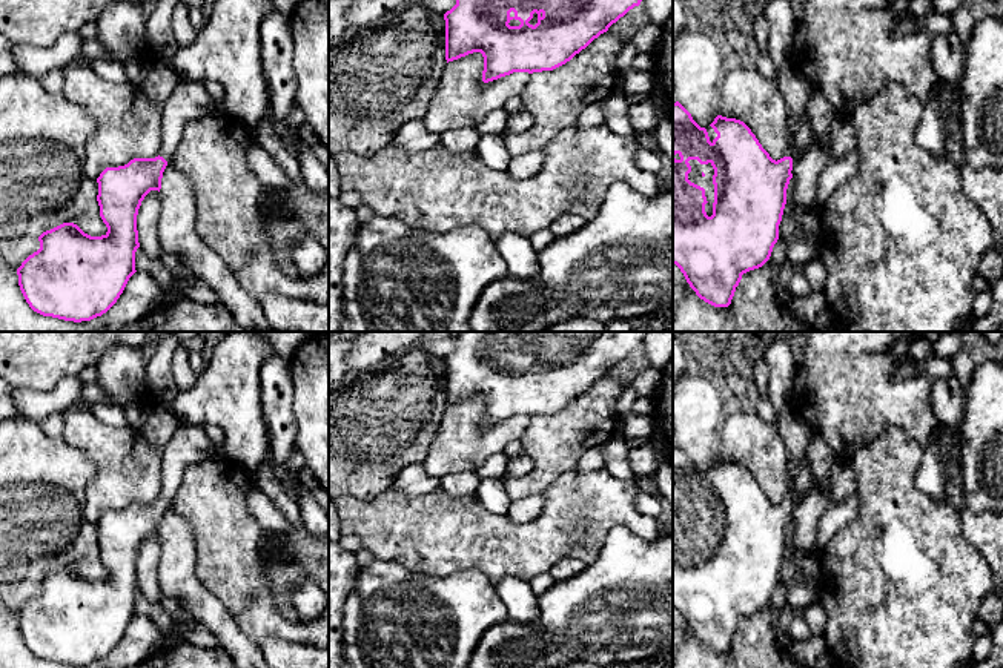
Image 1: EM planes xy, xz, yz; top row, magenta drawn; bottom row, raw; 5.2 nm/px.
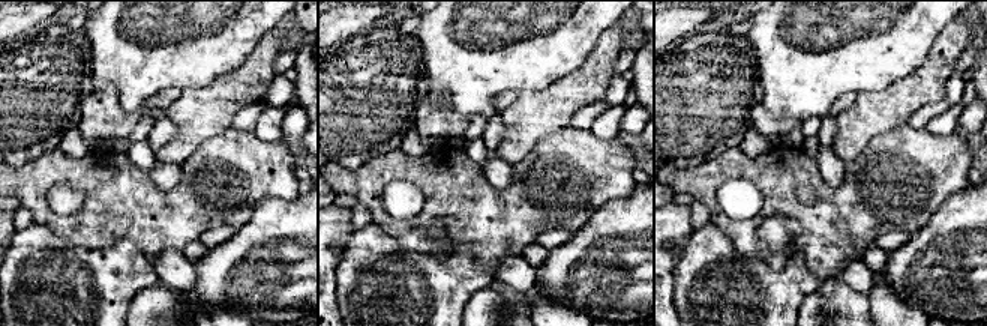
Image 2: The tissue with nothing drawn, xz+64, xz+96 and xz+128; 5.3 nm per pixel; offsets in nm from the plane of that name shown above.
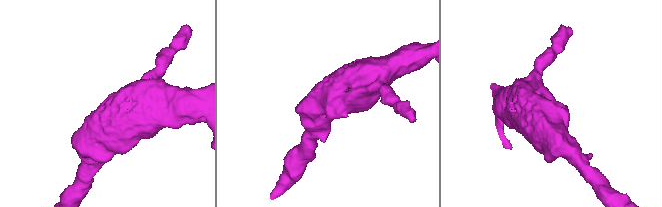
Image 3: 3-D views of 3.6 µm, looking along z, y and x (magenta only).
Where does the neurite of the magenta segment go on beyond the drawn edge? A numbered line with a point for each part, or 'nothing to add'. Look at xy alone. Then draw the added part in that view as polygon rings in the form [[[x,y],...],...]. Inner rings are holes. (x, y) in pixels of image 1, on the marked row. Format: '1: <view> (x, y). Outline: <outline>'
1: xy (189, 99). Outline: [[[180,80],[161,107],[163,141],[160,157],[166,161],[172,160],[190,118],[221,112],[224,112],[223,100],[214,98],[201,81]]]

